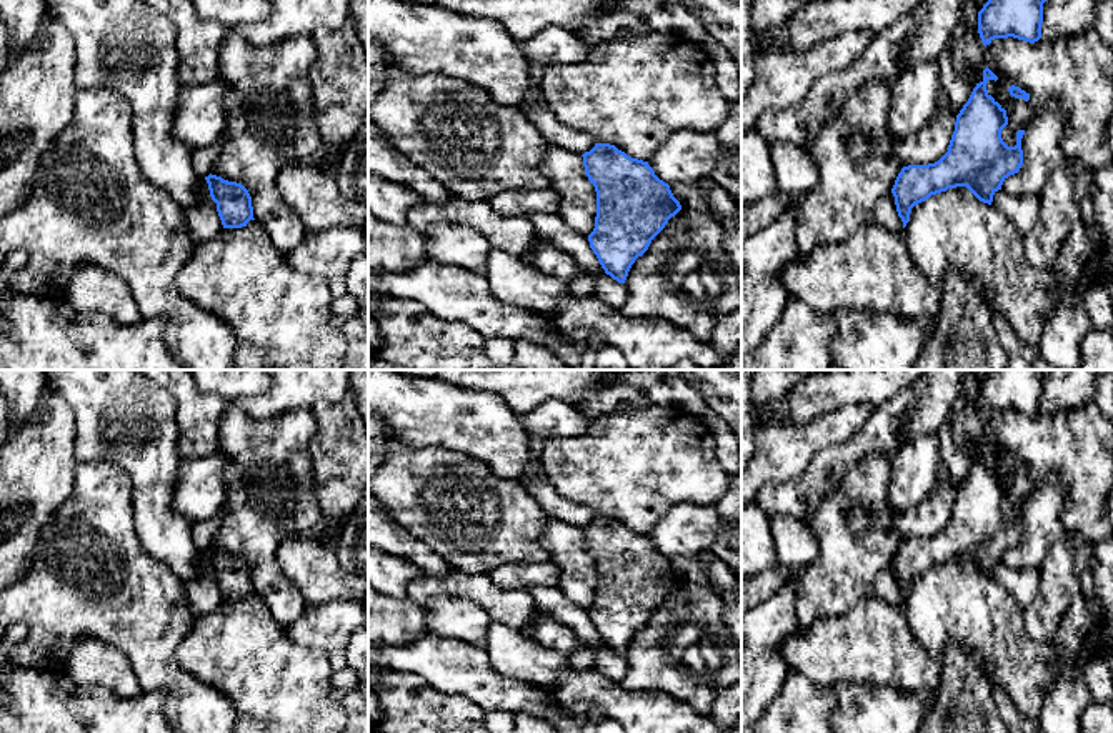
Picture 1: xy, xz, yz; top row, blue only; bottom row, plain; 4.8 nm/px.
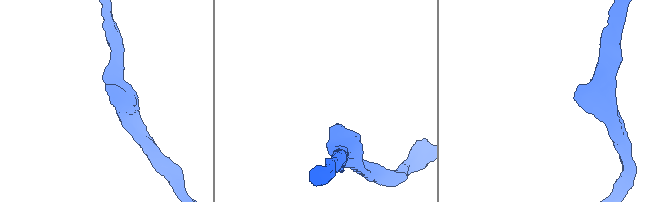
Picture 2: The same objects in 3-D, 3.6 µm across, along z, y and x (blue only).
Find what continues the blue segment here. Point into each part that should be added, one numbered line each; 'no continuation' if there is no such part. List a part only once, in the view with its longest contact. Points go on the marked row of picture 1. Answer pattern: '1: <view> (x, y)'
no continuation

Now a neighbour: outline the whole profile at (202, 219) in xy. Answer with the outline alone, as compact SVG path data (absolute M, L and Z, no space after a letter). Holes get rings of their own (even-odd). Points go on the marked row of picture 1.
M205 178L198 180L202 198L188 208L183 208L183 215L190 233L197 242L215 237L222 228L222 220L217 212L217 203L210 197L208 183Z

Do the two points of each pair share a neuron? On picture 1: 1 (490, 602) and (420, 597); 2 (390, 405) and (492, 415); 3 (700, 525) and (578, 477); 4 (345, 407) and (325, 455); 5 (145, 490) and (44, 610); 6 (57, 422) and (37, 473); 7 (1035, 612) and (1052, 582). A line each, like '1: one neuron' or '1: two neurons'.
1: one neuron
2: one neuron
3: two neurons
4: one neuron
5: two neurons
6: one neuron
7: one neuron

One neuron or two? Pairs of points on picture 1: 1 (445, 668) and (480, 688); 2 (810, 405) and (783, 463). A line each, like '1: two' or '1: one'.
1: one
2: two

